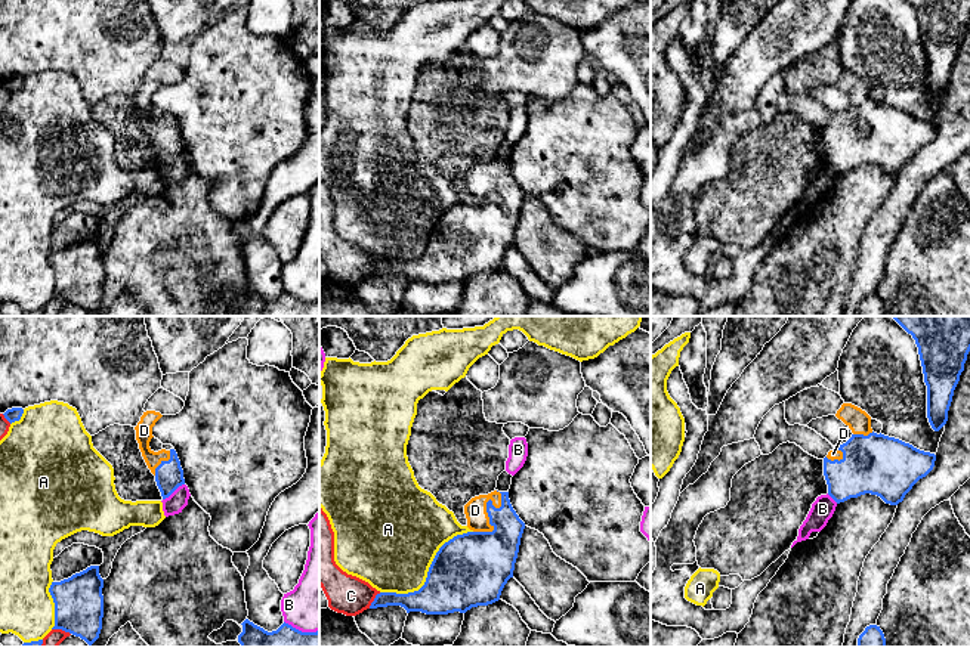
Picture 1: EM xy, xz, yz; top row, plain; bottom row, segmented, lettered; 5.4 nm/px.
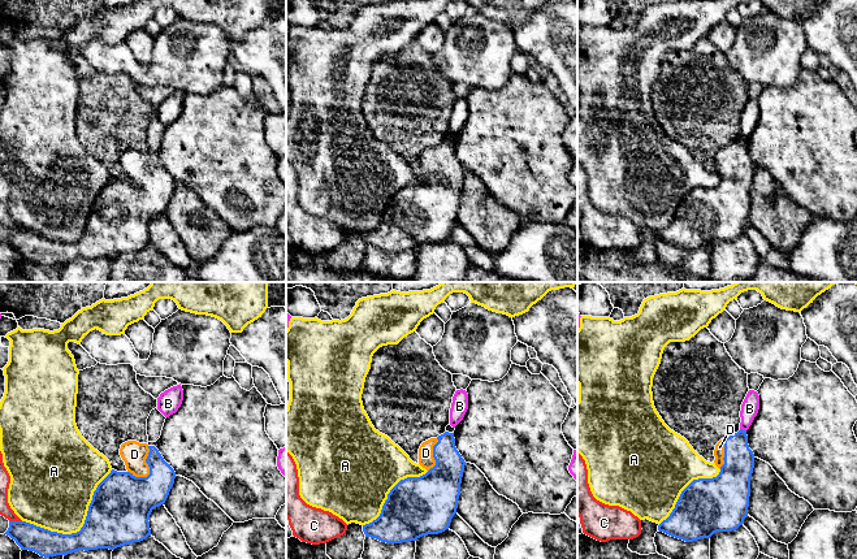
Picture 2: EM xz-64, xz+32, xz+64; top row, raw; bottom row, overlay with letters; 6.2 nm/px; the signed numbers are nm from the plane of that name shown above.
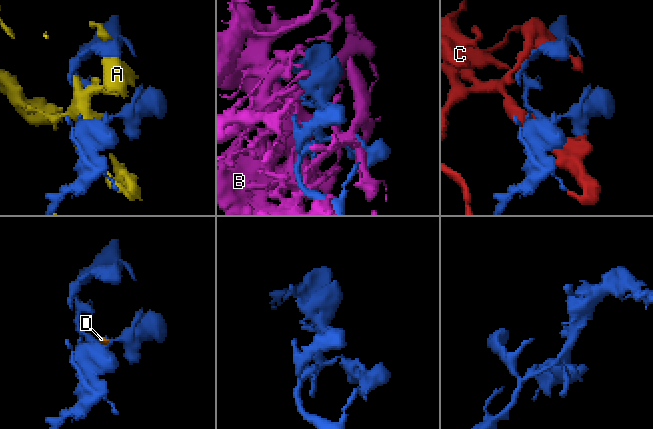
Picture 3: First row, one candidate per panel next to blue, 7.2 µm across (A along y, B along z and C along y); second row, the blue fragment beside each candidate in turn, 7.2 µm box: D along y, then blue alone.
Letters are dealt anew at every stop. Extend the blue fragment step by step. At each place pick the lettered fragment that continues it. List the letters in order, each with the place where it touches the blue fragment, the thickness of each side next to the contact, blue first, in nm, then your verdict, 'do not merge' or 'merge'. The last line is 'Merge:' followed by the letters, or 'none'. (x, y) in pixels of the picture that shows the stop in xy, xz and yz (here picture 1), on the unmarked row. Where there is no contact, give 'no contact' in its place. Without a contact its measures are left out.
A: xz (428, 241) | 400/480 nm | do not merge
B: xy (173, 160) | 160/100 nm | do not merge
C: xz (374, 269) | 120/220 nm | do not merge
D: xz (487, 180) | 280/120 nm | merge
Merge: D

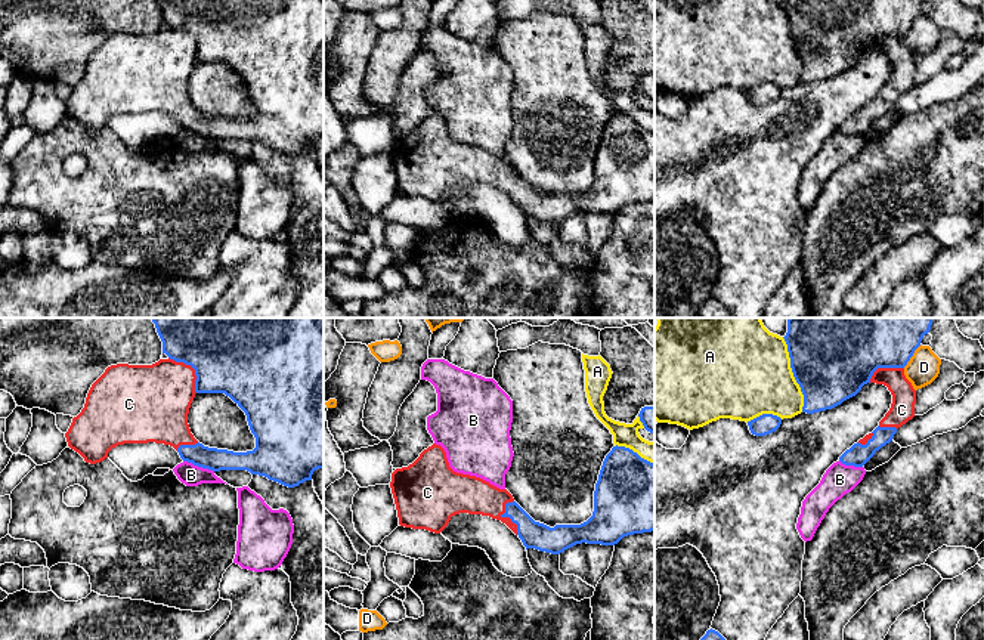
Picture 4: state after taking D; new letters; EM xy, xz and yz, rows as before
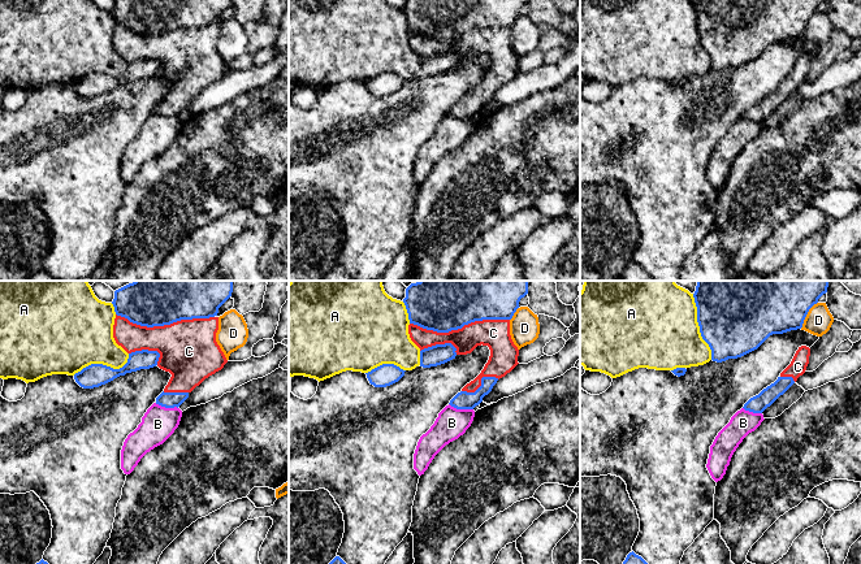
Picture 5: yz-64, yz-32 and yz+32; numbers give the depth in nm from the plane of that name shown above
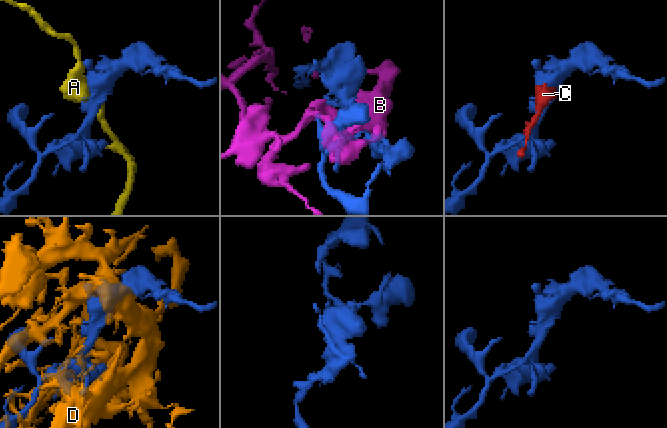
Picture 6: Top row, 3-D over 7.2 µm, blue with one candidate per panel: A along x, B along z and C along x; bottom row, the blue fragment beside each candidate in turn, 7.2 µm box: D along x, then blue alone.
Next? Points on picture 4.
A: yz (794, 43) | 400/460 nm | do not merge
B: xy (198, 135) | 120/120 nm | do not merge
C: xy (192, 36) | 360/360 nm | merge
D: yz (912, 24) | 220/180 nm | do not merge
Merge: C

